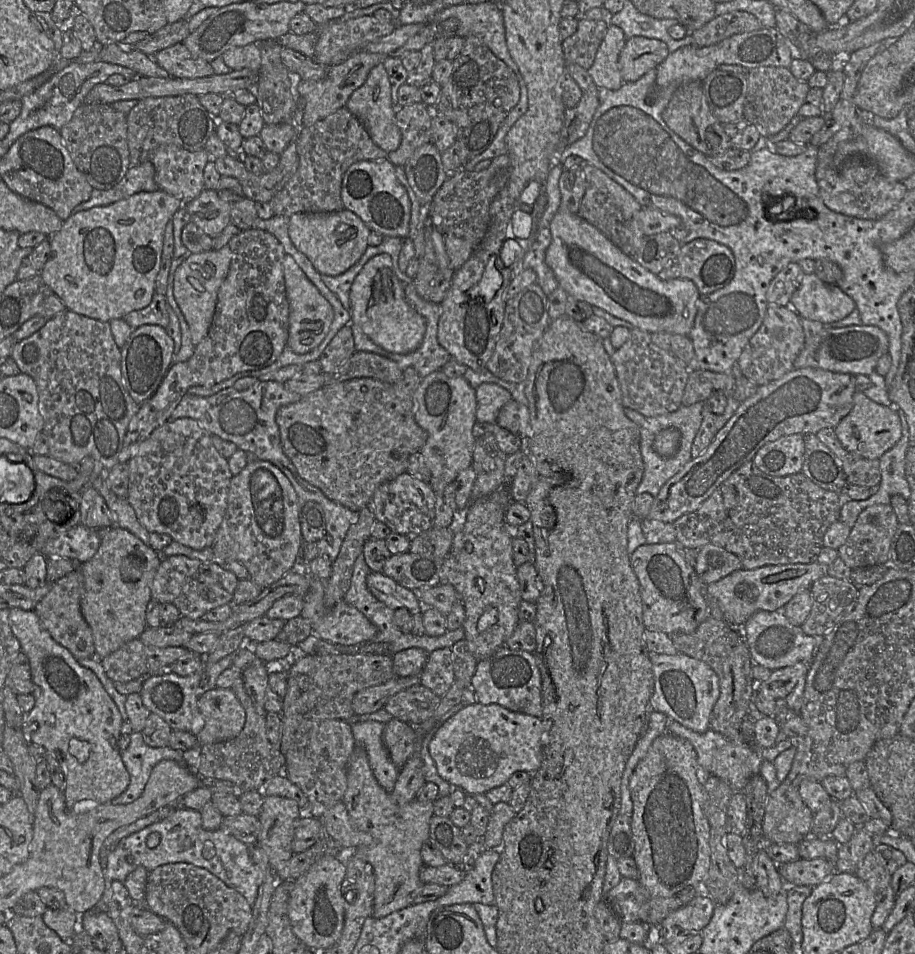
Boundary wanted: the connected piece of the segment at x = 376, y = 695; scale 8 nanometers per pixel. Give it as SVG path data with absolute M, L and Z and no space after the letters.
M419 675L395 677L385 683L371 686L357 692L352 701L352 708L356 715L376 712L384 707L390 697L396 693L420 684Z

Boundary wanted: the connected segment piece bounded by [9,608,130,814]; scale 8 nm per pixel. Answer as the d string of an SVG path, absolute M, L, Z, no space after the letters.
M11 608L9 610L10 628L15 637L20 642L21 651L24 652L29 659L31 676L34 684L33 695L35 698L35 704L30 712L24 714L24 722L22 726L22 731L25 734L28 743L32 742L36 745L40 745L48 752L61 754L65 774L65 783L63 785L63 790L61 791L61 793L64 796L66 807L70 812L82 814L91 810L93 806L110 803L114 798L121 795L127 789L130 783L130 775L122 761L122 751L120 751L119 749L119 738L122 734L121 727L123 720L117 705L107 693L99 678L91 670L84 666L81 666L68 649L56 642L51 637L50 633L43 627L39 617L34 610L23 610L21 608Z

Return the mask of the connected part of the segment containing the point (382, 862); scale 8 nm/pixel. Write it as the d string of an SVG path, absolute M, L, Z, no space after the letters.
M358 744L349 760L347 789L342 802L356 828L374 838L373 844L347 852L355 854L373 868L375 888L372 916L383 918L414 904L421 886L425 884L419 878L420 870L424 866L421 848L430 837L430 819L434 816L434 802L414 799L403 806L394 804L390 793L376 780L365 748Z

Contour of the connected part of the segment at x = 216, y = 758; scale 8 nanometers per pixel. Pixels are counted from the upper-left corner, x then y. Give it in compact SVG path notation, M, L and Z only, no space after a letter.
M243 678L230 688L246 713L245 725L240 734L227 741L203 745L195 773L205 781L228 781L244 791L261 791L264 784L278 774L284 773L285 756L268 740L266 715L259 714L245 690Z

